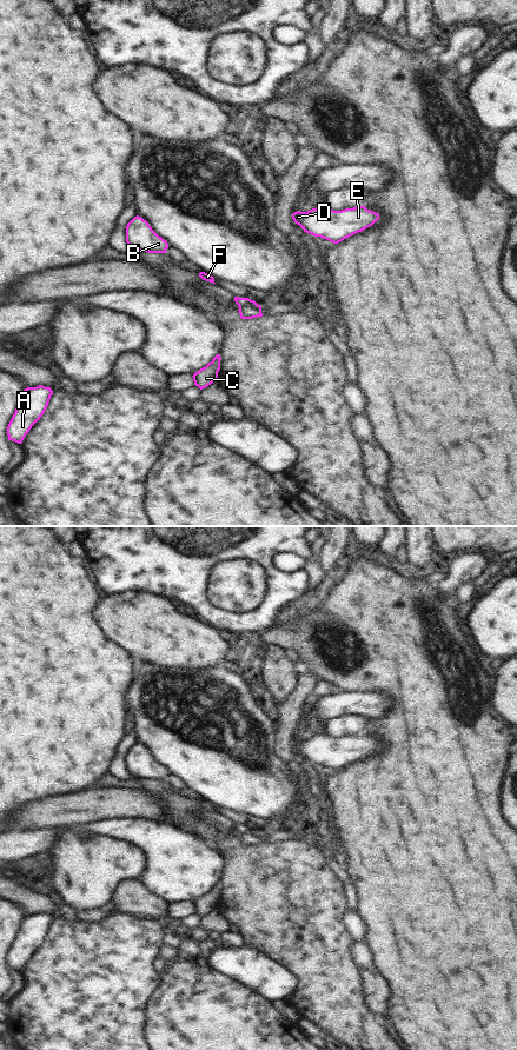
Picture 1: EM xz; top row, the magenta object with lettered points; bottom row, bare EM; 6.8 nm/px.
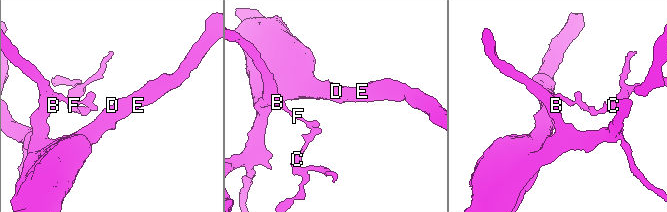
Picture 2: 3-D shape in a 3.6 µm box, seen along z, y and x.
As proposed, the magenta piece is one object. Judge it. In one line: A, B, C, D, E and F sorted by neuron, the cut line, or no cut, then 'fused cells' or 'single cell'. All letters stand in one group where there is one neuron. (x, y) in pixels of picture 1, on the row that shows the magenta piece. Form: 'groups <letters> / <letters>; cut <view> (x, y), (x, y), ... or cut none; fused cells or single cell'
groups A B D E F / C; cut xz (254, 301), (239, 307); fused cells

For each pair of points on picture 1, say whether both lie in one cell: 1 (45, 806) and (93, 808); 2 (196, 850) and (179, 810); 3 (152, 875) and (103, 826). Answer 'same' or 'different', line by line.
1: same
2: different
3: same

